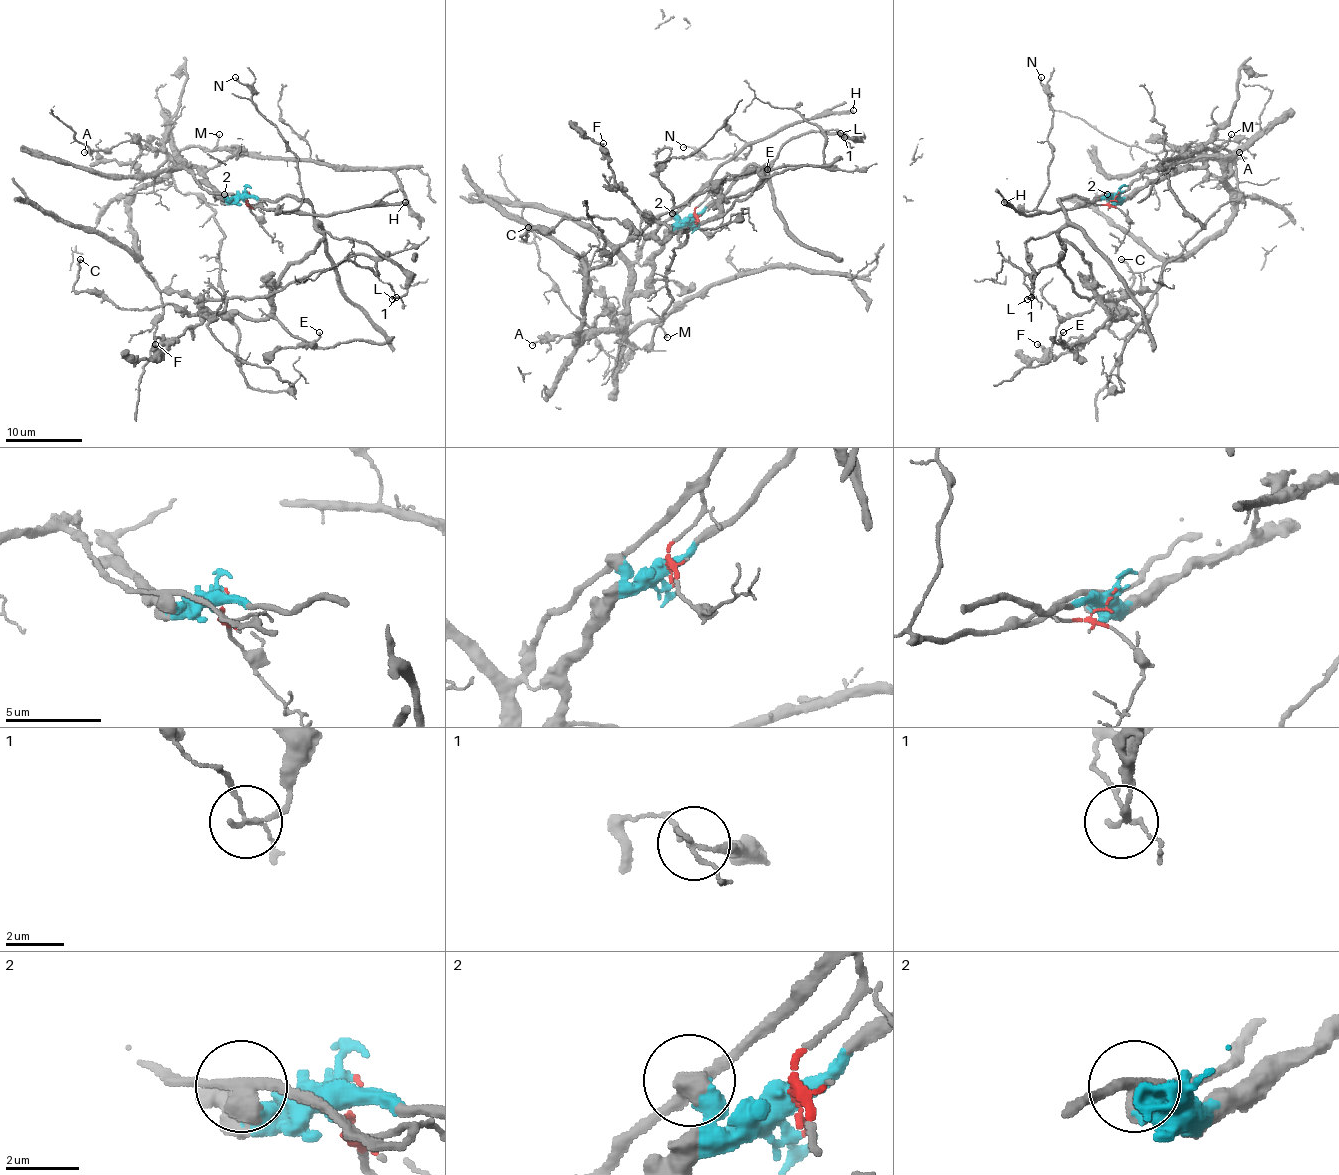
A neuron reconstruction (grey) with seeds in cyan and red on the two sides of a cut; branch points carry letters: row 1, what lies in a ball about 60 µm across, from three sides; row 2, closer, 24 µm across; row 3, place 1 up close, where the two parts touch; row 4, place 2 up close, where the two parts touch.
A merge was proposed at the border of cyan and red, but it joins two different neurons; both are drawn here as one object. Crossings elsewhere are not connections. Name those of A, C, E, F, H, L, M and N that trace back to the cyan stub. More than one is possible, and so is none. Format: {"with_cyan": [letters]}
{"with_cyan": ["A", "C", "E", "F", "L"]}

